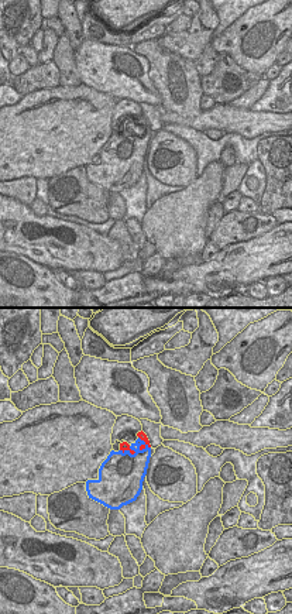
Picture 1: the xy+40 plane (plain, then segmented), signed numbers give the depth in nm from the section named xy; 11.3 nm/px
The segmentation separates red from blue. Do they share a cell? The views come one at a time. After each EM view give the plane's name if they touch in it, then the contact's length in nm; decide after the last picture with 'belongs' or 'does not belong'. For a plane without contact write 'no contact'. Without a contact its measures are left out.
contact in xy+40; length 200 nm

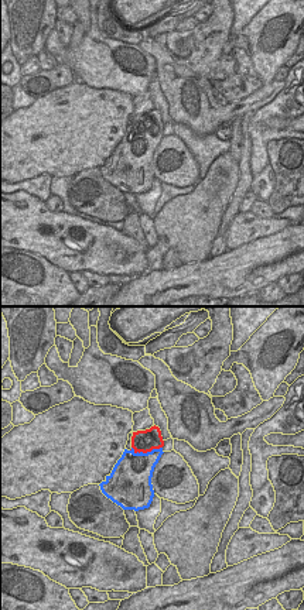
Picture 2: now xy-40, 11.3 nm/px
contact in xy-40; length 380 nm

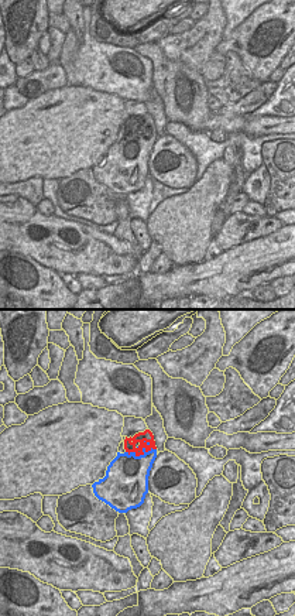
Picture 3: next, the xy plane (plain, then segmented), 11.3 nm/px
contact in xy; length 360 nm

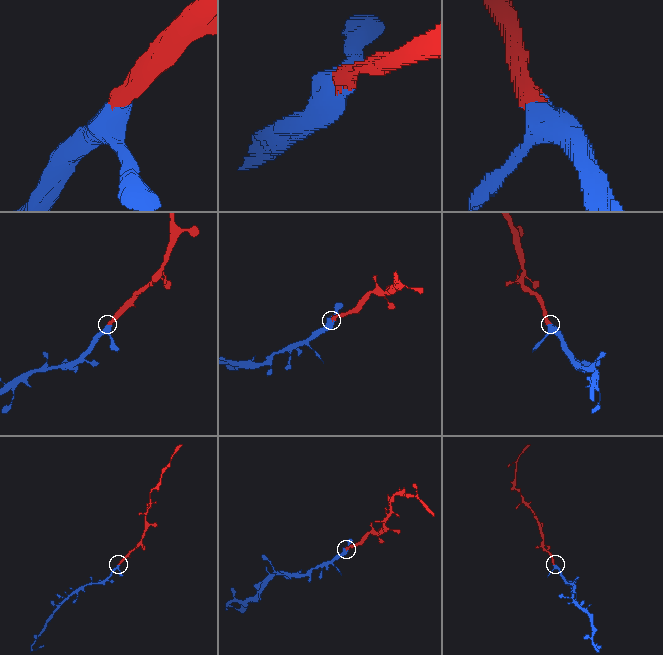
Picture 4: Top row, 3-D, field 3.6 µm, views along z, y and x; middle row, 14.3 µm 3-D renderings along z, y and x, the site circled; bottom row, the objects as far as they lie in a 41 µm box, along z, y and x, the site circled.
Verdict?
belongs

